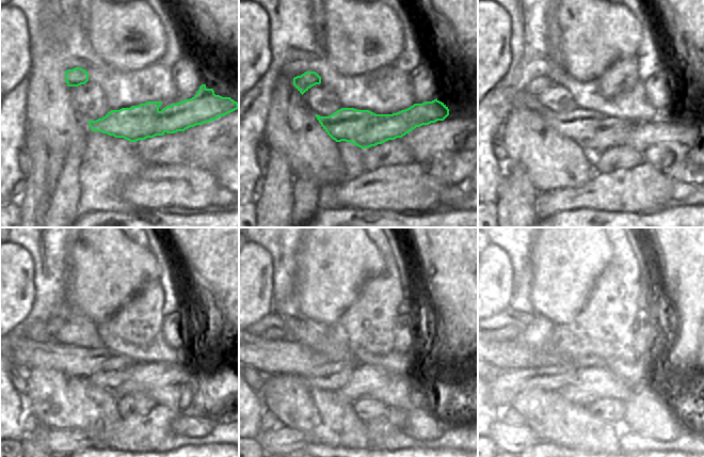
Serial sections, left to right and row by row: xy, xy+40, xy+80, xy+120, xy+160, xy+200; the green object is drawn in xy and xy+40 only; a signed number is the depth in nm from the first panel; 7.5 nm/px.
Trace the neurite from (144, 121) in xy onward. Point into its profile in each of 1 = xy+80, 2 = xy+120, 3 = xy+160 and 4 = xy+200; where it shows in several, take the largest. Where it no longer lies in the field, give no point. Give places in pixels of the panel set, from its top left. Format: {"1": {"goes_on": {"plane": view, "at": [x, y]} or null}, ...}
{"1": {"goes_on": {"plane": "xy+80", "at": [595, 132]}}, "2": {"goes_on": {"plane": "xy+120", "at": [105, 367]}}, "3": {"goes_on": {"plane": "xy+160", "at": [271, 352]}}, "4": {"goes_on": {"plane": "xy+200", "at": [499, 348]}}}

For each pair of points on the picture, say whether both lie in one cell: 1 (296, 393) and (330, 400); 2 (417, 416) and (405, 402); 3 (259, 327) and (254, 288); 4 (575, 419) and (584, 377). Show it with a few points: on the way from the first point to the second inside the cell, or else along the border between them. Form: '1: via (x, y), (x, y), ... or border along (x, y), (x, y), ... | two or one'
1: via (304, 400), (321, 400) | one
2: border along (431, 409), (412, 409), (406, 411) | two
3: border along (272, 299), (272, 308), (250, 326) | two
4: border along (556, 392), (559, 392), (574, 404), (587, 407) | two

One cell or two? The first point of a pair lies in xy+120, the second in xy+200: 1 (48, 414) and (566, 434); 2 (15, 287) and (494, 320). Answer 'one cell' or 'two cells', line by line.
1: one cell
2: two cells

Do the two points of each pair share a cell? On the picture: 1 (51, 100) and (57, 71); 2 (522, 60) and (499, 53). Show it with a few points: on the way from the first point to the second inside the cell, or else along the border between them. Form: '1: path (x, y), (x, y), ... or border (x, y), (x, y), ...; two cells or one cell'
1: path (51, 93), (51, 78); one cell
2: border (511, 31), (511, 63), (507, 72), (499, 79); two cells

